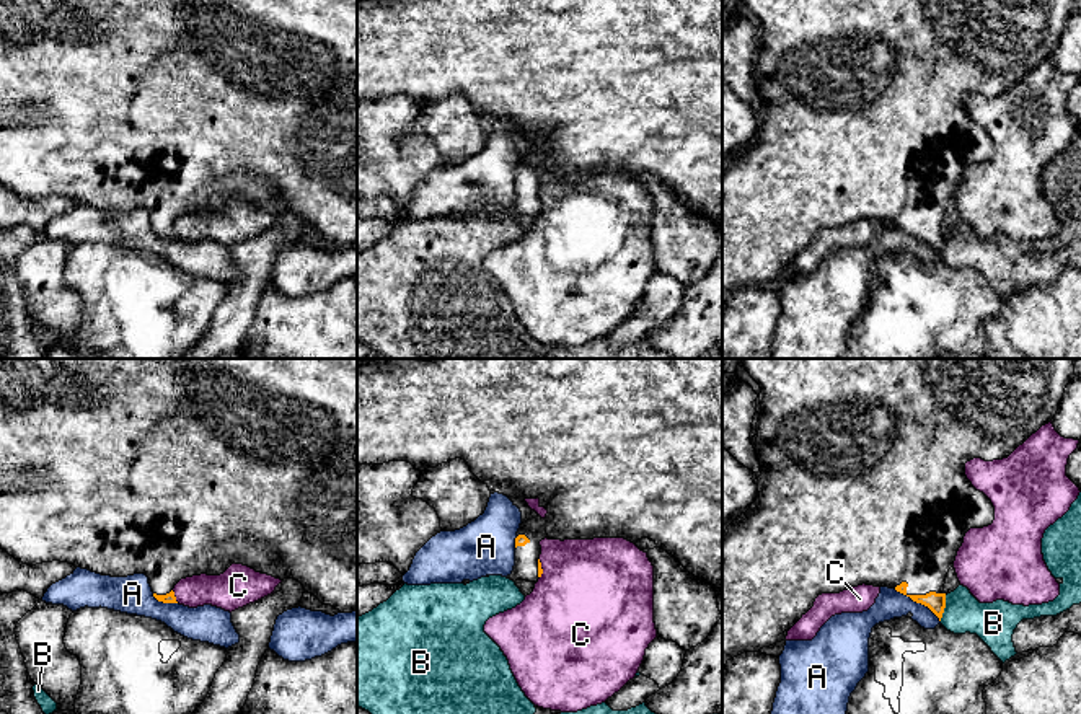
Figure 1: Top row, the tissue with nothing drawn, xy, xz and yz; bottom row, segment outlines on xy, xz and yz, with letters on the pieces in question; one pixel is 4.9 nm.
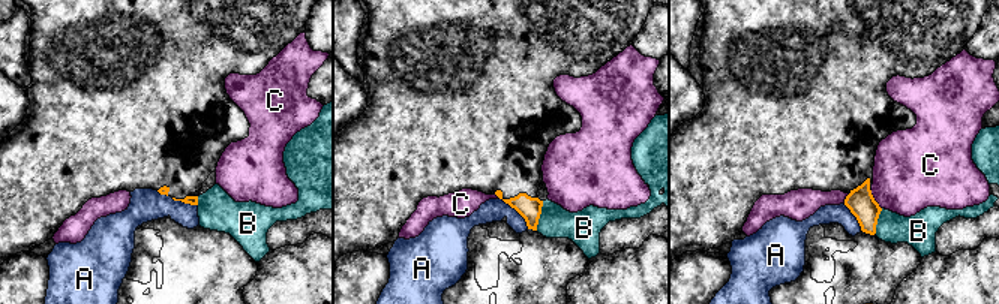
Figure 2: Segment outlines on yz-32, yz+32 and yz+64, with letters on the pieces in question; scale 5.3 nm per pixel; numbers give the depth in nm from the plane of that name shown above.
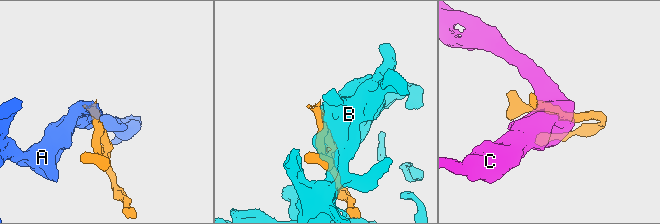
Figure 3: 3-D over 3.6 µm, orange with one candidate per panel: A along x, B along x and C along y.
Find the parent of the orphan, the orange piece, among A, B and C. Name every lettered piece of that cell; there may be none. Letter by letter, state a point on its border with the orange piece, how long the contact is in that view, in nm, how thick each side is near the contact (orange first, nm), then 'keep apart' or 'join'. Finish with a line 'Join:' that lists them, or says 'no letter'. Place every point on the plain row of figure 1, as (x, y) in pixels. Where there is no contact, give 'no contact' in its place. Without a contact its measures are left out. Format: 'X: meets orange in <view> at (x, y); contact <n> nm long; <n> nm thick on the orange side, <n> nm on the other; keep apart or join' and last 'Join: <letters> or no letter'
A: meets orange in yz at (918, 237); contact 280 nm long; 100 nm thick on the orange side, 140 nm on the other; keep apart
B: meets orange in yz at (943, 243); contact 130 nm long; 100 nm thick on the orange side, 190 nm on the other; keep apart
C: meets orange in xy at (175, 232); contact 70 nm long; 50 nm thick on the orange side, 170 nm on the other; keep apart
Join: no letter

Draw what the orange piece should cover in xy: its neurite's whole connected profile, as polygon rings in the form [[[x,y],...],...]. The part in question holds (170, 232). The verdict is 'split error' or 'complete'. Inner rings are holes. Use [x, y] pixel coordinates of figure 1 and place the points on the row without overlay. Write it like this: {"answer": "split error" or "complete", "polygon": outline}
{"answer": "split error", "polygon": [[[0,0],[0,184],[28,201],[60,196],[111,212],[145,209],[163,238],[178,238],[173,223],[181,214],[220,210],[235,197],[280,215],[295,214],[341,248],[357,246],[357,0]]]}

